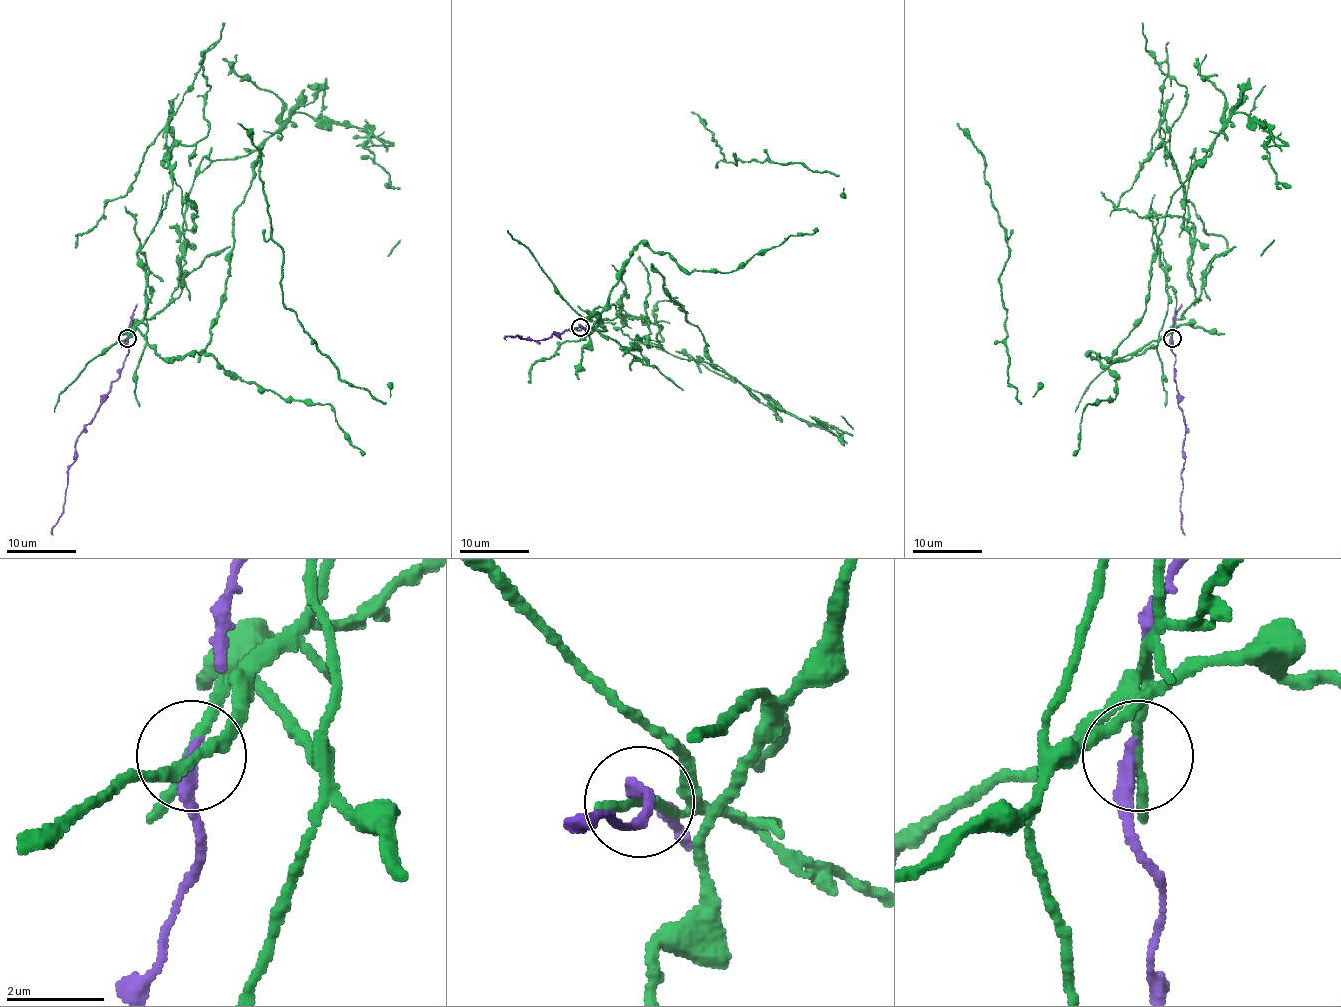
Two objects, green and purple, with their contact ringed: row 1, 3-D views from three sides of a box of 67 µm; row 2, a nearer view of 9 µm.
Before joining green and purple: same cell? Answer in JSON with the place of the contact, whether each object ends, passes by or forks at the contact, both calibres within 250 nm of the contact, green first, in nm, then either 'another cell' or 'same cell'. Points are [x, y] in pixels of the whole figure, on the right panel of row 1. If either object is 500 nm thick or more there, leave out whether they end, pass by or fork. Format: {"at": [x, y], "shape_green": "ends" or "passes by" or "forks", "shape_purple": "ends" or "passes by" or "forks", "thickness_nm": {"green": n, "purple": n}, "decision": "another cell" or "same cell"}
{"at": [1172, 338], "shape_green": "passes by", "shape_purple": "ends", "thickness_nm": {"green": 170, "purple": 300}, "decision": "another cell"}

